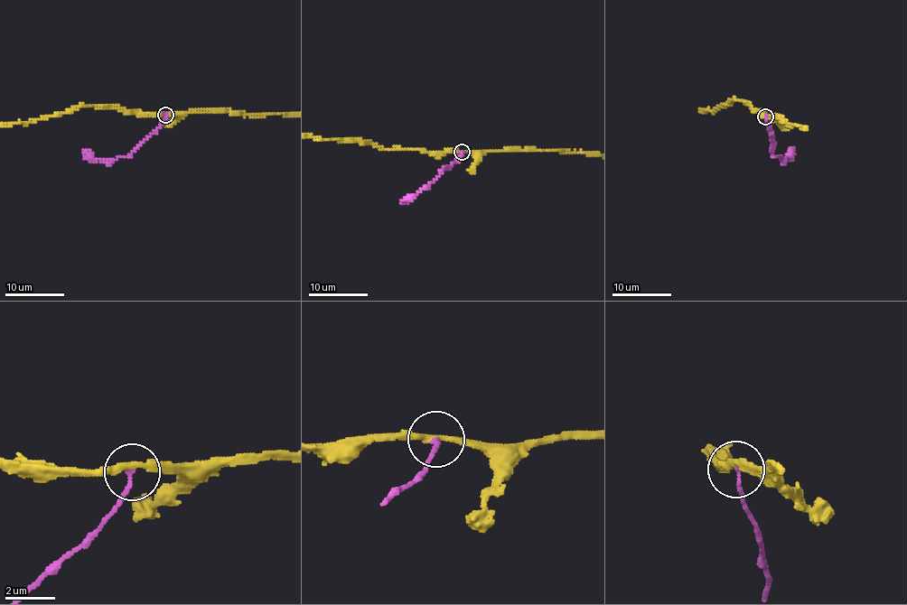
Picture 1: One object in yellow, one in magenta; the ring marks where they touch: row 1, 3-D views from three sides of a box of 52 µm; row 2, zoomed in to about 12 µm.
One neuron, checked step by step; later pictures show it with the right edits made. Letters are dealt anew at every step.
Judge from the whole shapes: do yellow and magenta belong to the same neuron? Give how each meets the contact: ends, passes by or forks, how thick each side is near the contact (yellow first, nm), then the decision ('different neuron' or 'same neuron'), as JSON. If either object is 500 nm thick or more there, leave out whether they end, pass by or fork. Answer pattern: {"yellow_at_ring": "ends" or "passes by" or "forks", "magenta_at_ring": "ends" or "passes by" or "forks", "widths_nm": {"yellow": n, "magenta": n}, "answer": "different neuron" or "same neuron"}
{"yellow_at_ring": "passes by", "magenta_at_ring": "ends", "widths_nm": {"yellow": 240, "magenta": 140}, "answer": "same neuron"}

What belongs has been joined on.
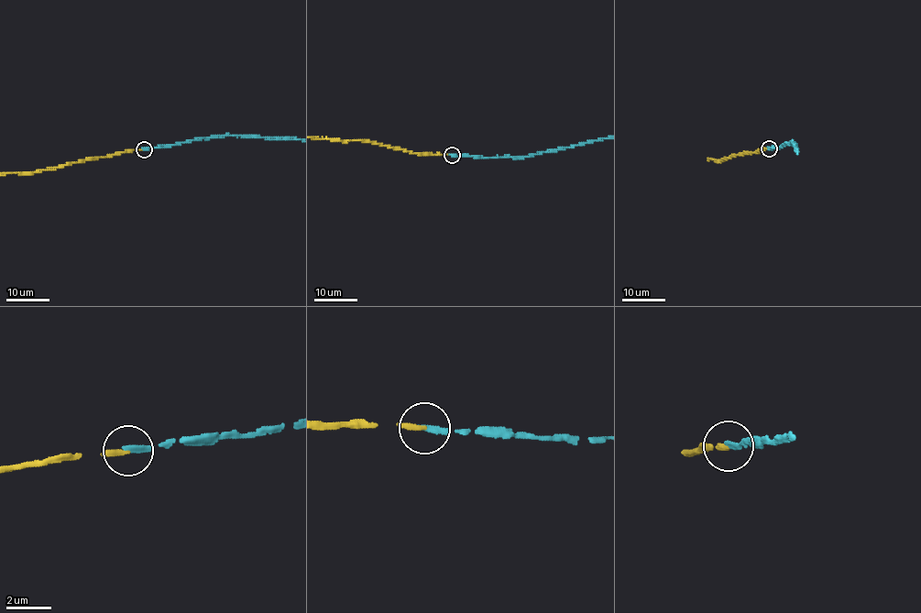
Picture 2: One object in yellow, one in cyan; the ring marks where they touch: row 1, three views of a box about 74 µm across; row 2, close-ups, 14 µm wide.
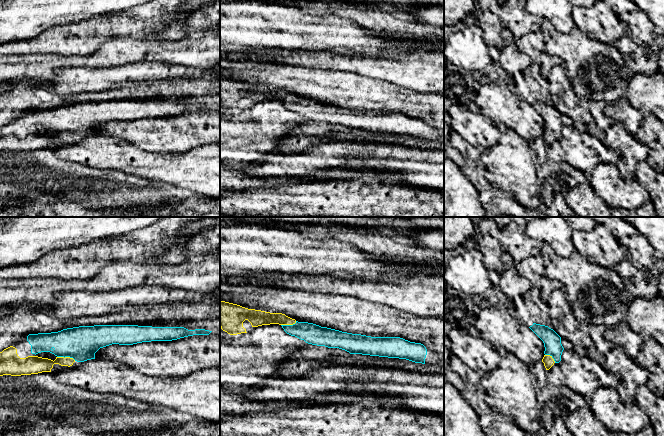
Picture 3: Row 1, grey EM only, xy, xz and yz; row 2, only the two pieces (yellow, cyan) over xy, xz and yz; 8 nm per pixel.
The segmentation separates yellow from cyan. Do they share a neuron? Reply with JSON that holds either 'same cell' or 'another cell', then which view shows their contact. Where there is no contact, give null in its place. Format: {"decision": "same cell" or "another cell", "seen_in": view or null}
{"decision": "same cell", "seen_in": "xy"}

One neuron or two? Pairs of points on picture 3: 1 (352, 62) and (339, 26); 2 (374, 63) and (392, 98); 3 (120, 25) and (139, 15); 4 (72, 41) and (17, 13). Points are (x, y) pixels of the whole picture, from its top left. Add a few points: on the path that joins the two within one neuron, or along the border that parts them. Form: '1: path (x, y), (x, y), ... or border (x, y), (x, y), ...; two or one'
1: border (326, 48), (345, 53), (373, 53); two
2: border (360, 74), (366, 77), (384, 79), (405, 88); two
3: path (125, 23), (130, 23), (134, 20); one
4: border (72, 23), (51, 27), (28, 40); two

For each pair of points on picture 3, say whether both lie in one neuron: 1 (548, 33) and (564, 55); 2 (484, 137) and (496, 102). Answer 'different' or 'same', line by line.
1: same
2: different

